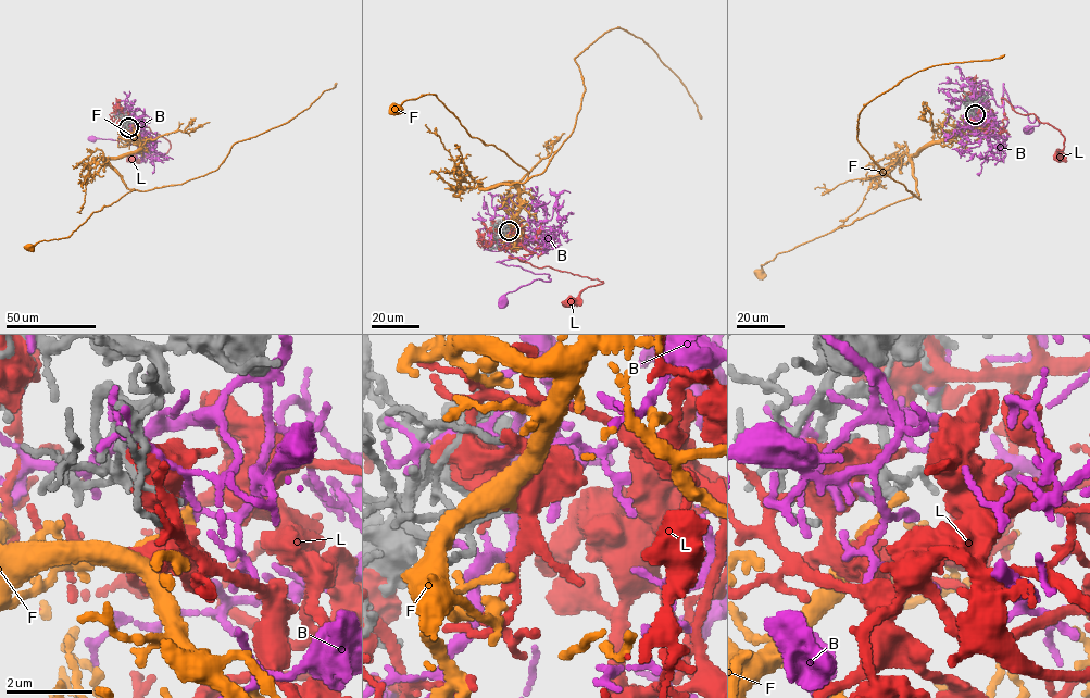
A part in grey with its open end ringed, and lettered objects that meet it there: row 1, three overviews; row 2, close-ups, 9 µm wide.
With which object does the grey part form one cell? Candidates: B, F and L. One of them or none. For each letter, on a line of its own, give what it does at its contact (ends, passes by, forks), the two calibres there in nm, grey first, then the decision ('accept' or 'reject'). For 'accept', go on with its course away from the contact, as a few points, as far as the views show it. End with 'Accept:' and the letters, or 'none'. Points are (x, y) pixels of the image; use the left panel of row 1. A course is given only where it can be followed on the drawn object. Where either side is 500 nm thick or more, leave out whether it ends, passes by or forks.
B: it ends; calibres 260 and 160 nm; reject
F: it ends; calibres 280 and 220 nm; reject
L: it forks; calibres 240 and 440 nm; reject
Accept: none

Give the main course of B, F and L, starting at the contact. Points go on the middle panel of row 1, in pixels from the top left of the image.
B: (509, 229), (506, 224), (496, 232), (502, 249), (513, 257), (501, 263), (551, 278), (533, 281), (504, 300)
F: (509, 231), (520, 203), (516, 186), (481, 189), (523, 183), (527, 171), (471, 137), (435, 95), (396, 110)
L: (508, 229), (516, 226), (520, 244), (530, 253), (524, 260), (509, 257), (603, 282), (571, 301)

